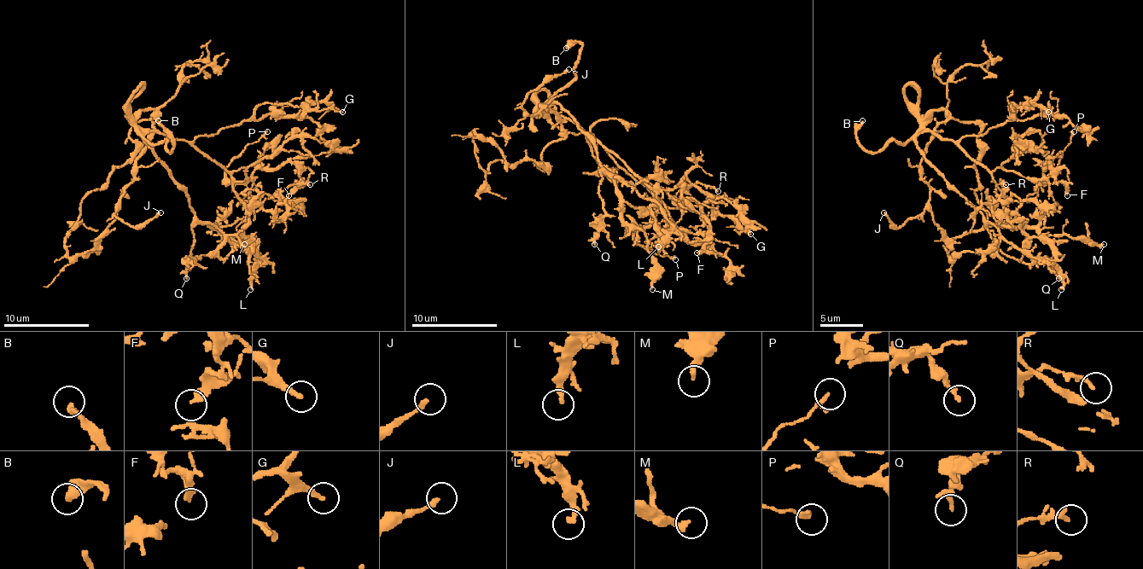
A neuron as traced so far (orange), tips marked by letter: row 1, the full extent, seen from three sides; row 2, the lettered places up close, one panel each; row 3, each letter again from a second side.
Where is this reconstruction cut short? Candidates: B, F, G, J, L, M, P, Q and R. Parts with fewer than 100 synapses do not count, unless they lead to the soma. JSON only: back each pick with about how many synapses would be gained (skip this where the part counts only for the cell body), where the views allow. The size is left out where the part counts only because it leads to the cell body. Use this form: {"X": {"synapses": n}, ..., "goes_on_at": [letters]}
{"goes_on_at": ["B"]}

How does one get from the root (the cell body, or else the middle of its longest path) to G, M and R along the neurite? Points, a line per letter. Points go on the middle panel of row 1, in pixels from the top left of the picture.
G: (553, 101), (560, 114), (590, 133), (669, 208), (709, 204), (733, 217), (750, 234)
M: (553, 101), (594, 146), (598, 163), (614, 180), (620, 217), (645, 235), (654, 265), (652, 289)
R: (553, 101), (560, 114), (574, 120), (654, 188), (671, 188), (684, 178), (688, 187), (699, 182), (718, 191)

